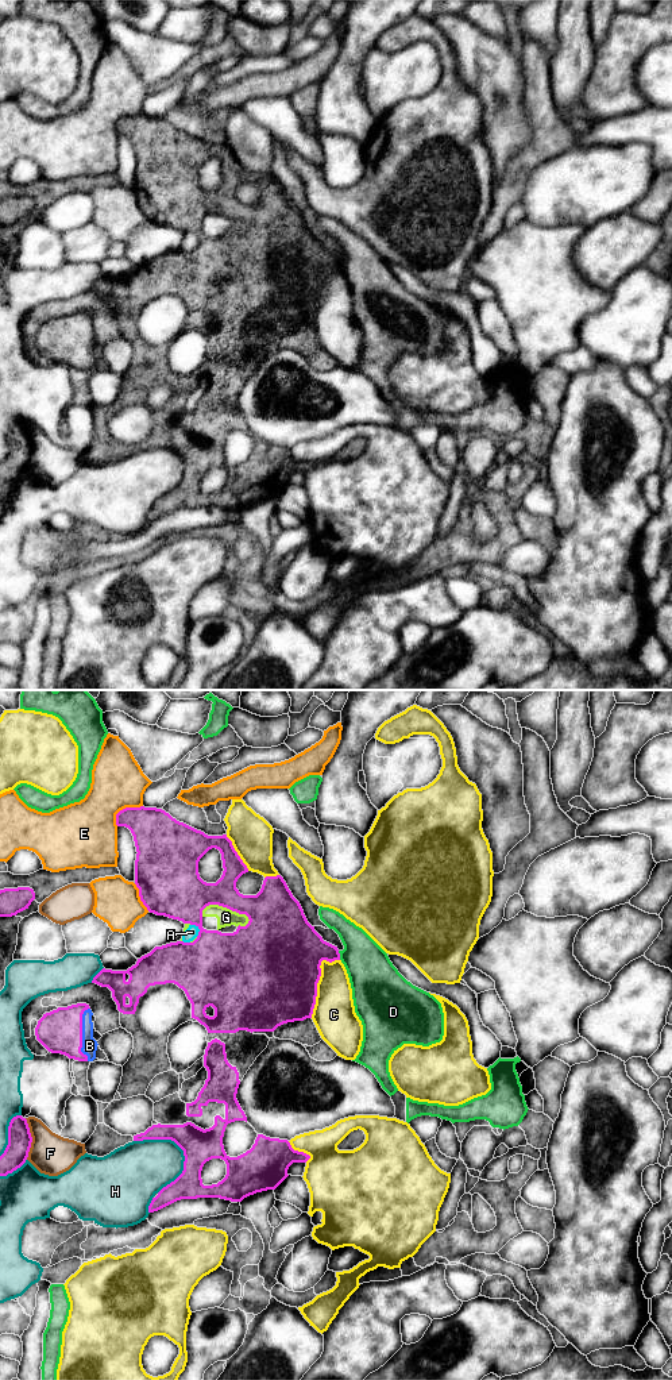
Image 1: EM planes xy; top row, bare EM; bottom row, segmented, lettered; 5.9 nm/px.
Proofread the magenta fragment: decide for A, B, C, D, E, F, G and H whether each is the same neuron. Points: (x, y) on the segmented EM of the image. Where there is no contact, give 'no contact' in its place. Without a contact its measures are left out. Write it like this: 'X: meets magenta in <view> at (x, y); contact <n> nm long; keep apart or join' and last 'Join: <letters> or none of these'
A: meets magenta in xy at (199, 928); contact 90 nm long; keep apart
B: meets magenta in xy at (81, 1033); contact 320 nm long; join
C: meets magenta in xy at (319, 979); contact 400 nm long; keep apart
D: meets magenta in xy at (339, 955); contact 60 nm long; keep apart
E: meets magenta in xy at (126, 808); contact 200 nm long; keep apart
F: meets magenta in xy at (31, 1138); contact 240 nm long; keep apart
G: meets magenta in xy at (224, 906); contact 300 nm long; keep apart
H: meets magenta in xy at (181, 1148); contact 360 nm long; keep apart
Join: B

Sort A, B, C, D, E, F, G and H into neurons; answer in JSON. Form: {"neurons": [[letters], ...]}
{"neurons": [["A", "E", "G", "H"], ["B"], ["C"], ["D"], ["F"]]}

